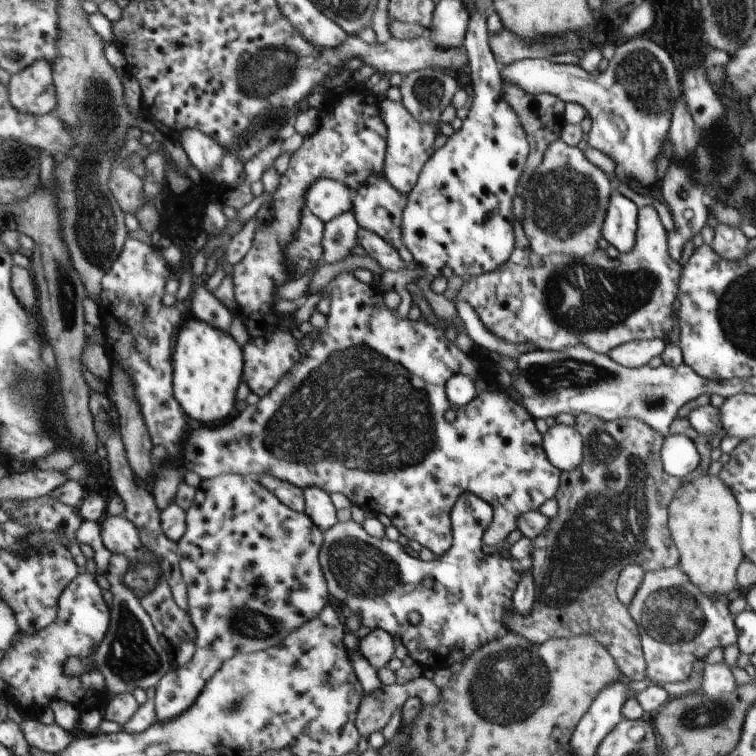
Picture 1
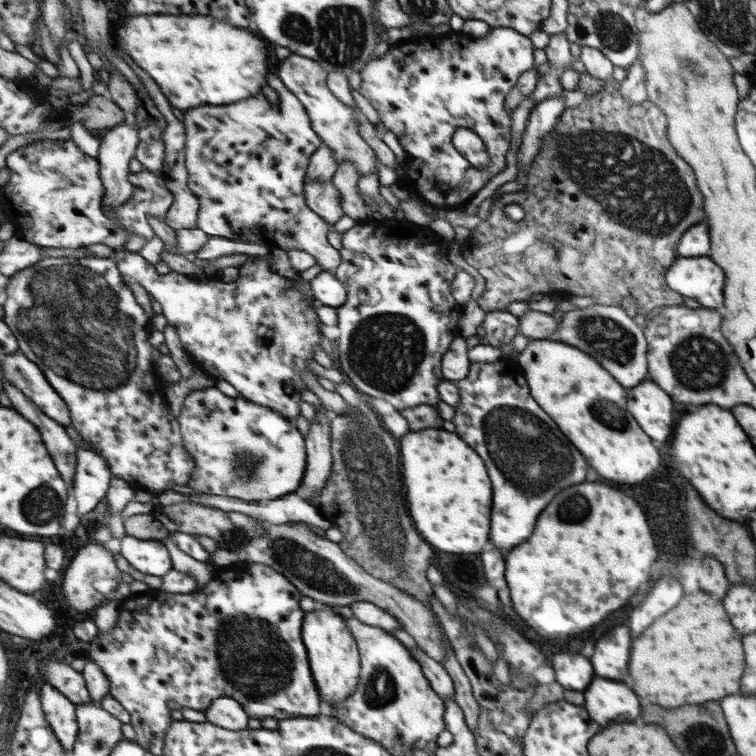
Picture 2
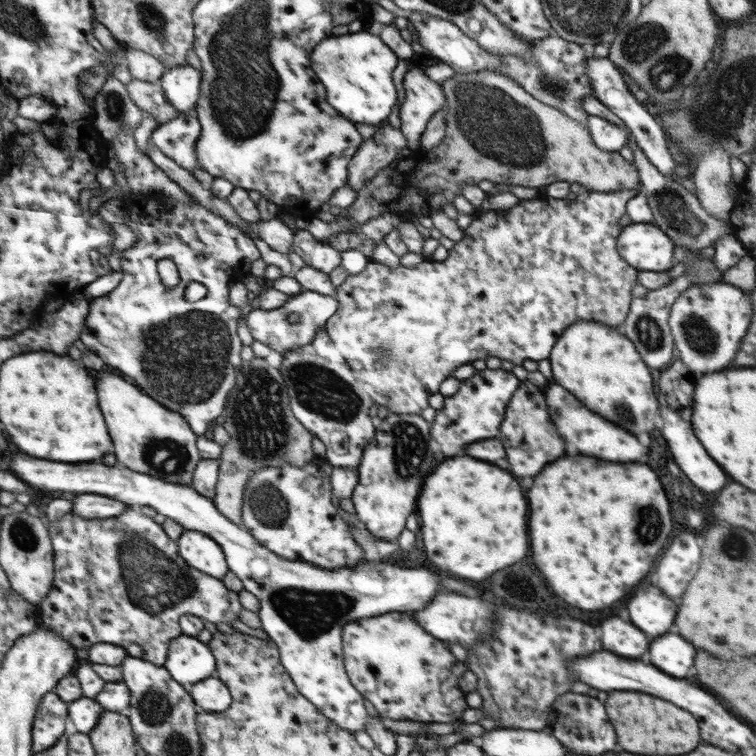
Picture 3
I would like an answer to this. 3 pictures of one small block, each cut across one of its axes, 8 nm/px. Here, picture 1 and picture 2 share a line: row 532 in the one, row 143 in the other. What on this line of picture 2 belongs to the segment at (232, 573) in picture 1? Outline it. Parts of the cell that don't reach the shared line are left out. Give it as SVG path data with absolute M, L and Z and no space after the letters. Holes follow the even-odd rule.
M270 76L268 78L270 82L266 86L271 87L277 94L277 102L268 101L262 92L256 94L256 97L244 99L244 101L234 102L232 105L227 106L200 106L194 109L190 109L184 112L184 129L186 148L185 153L185 165L189 170L188 184L190 190L198 197L200 201L200 210L198 211L198 225L197 227L206 232L206 234L212 236L221 236L229 238L230 240L244 239L247 242L251 240L259 240L268 246L272 251L274 248L280 248L280 250L302 250L311 254L324 272L334 273L339 265L342 264L342 255L338 249L334 249L330 243L328 243L328 232L332 230L332 226L328 225L327 220L322 219L315 211L308 206L308 202L305 198L305 176L307 176L307 169L310 165L312 155L316 154L316 151L322 147L322 139L316 134L316 131L311 126L310 116L307 114L306 108L303 103L300 102L298 96L294 92L290 91L282 79L276 76Z

